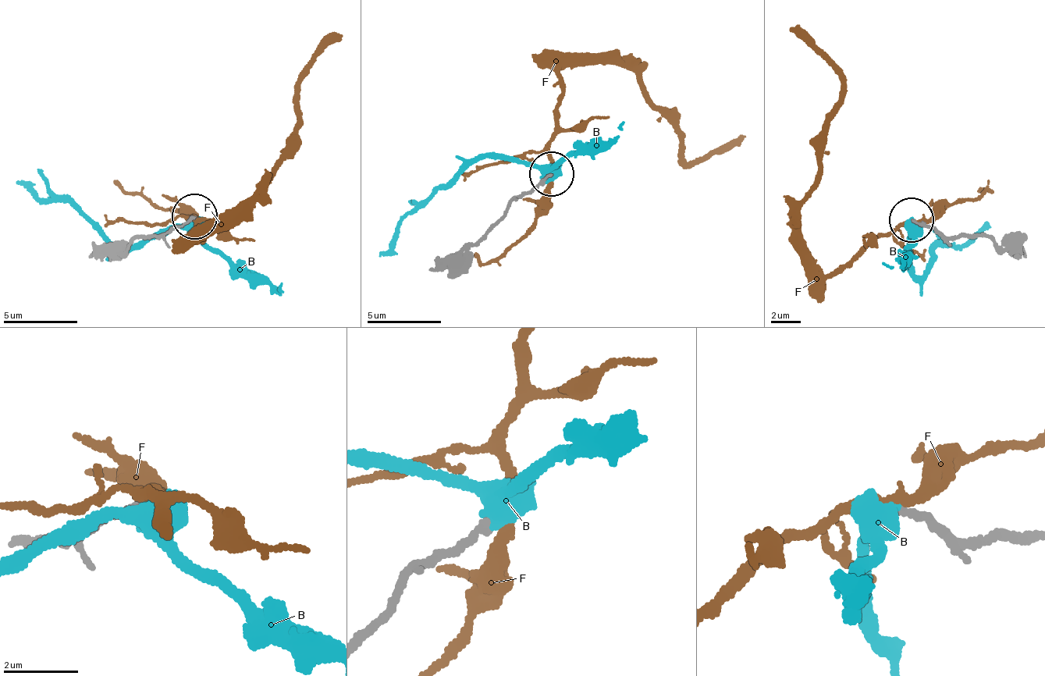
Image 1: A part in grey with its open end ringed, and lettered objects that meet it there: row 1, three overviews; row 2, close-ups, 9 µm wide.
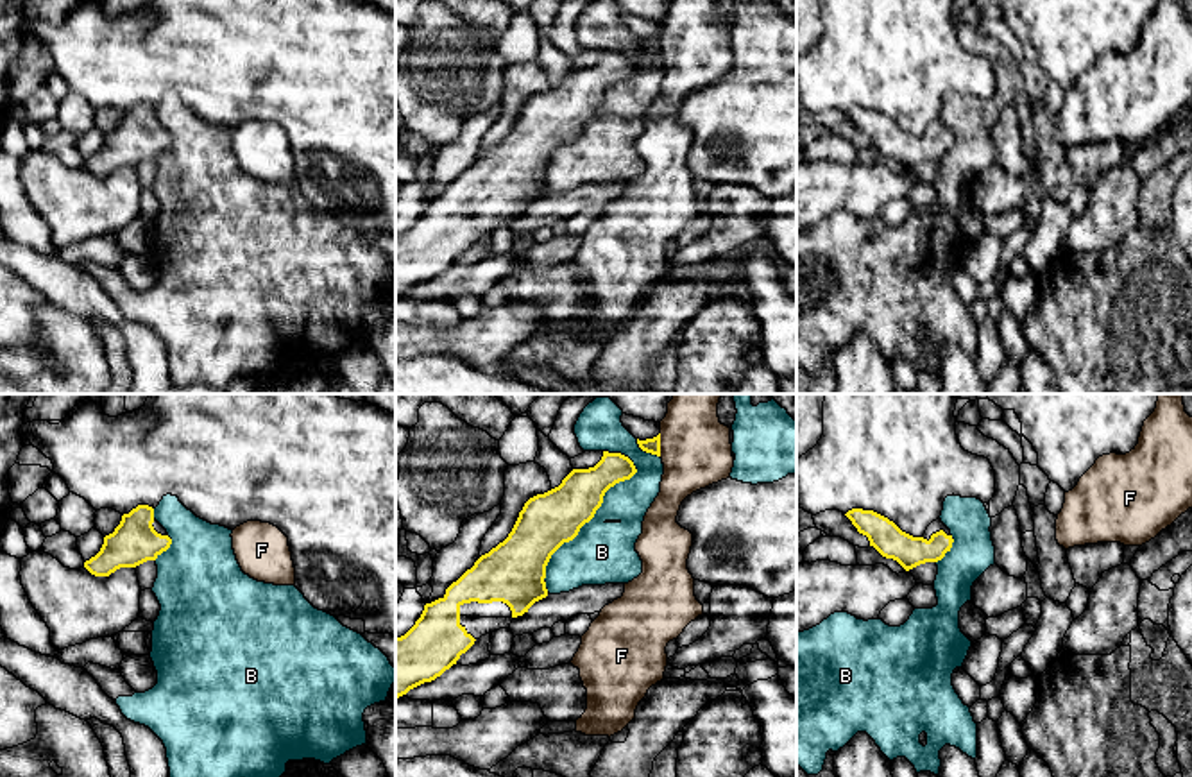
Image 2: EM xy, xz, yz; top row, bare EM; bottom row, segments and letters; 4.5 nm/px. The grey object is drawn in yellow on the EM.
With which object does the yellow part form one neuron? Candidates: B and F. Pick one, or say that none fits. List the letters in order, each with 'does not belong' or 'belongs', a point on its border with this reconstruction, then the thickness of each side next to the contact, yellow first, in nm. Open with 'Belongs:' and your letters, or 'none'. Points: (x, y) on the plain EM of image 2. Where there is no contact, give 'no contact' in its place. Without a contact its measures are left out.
Belongs: none
B: does not belong; contact xz (587, 120); calibres 240 and 280 nm
F: does not belong; contact xz (659, 43); calibres 70 and 320 nm

